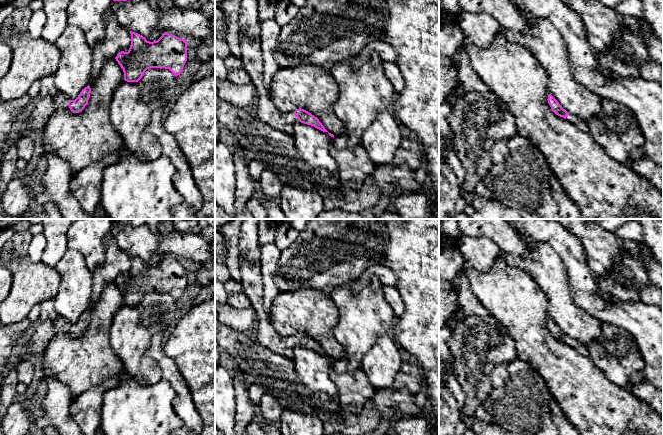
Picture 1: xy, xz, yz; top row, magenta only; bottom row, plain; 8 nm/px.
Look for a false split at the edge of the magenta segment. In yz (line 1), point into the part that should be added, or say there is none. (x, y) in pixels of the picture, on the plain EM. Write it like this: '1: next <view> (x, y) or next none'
1: next yz (573, 343)

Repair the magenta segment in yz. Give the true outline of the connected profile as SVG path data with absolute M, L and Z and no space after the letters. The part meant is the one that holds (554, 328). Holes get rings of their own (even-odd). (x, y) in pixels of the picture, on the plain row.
M548 319L548 327L552 333L552 335L560 340L566 343L568 346L574 348L577 352L581 353L582 355L588 356L588 350L585 346L580 344L577 340L569 338L565 333L562 332L562 330L559 328L559 326L551 319Z

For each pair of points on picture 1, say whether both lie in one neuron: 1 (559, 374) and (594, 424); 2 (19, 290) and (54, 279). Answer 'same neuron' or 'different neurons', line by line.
1: same neuron
2: same neuron

